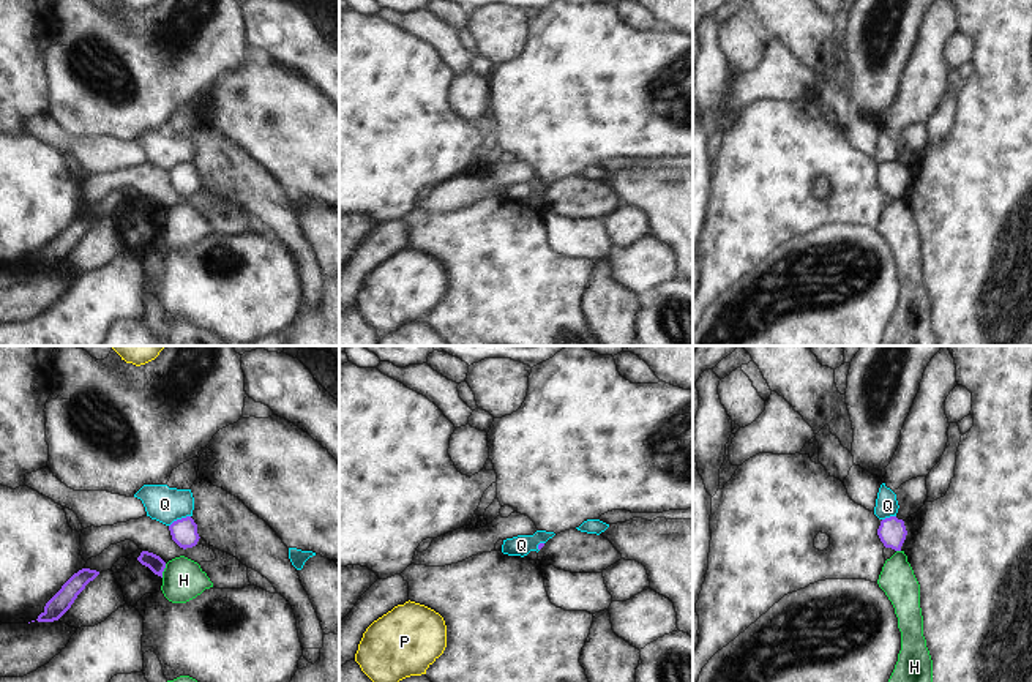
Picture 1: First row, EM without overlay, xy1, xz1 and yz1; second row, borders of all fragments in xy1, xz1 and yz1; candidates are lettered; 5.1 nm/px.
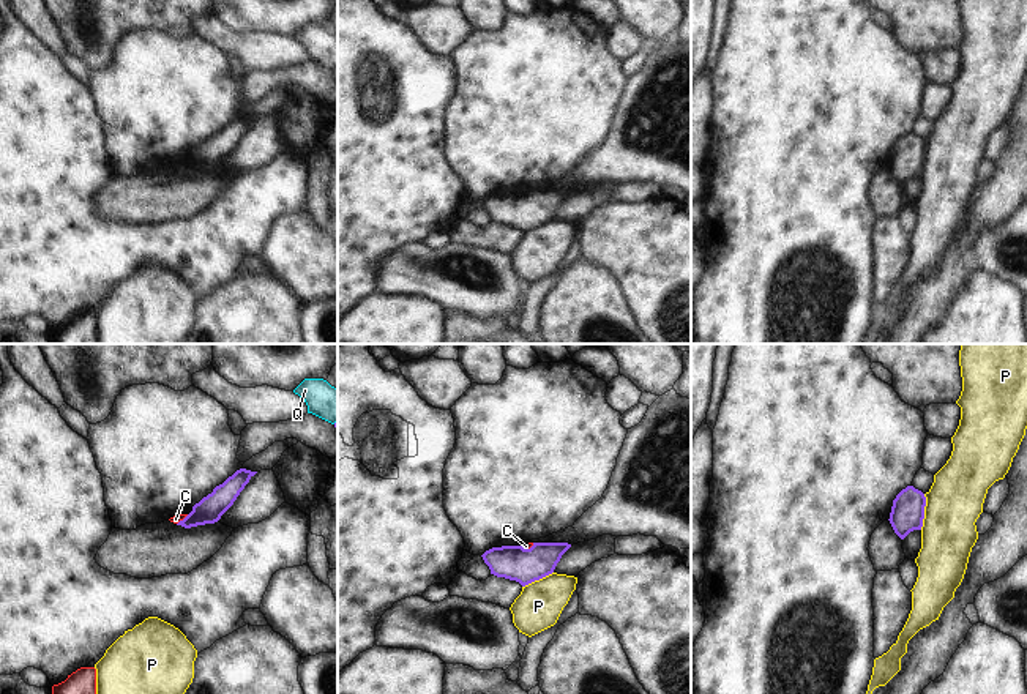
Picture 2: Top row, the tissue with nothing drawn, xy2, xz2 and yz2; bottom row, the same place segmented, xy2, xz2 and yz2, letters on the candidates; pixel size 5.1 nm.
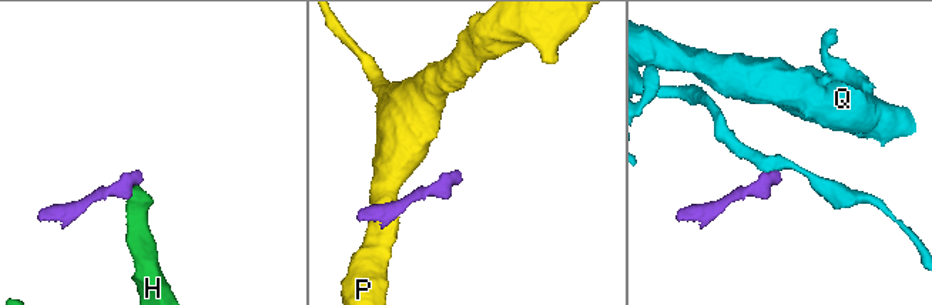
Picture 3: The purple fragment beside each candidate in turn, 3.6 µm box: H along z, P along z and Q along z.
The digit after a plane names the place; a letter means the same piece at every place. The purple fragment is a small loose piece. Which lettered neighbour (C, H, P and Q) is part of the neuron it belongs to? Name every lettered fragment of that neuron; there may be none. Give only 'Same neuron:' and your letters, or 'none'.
Same neuron: C.

